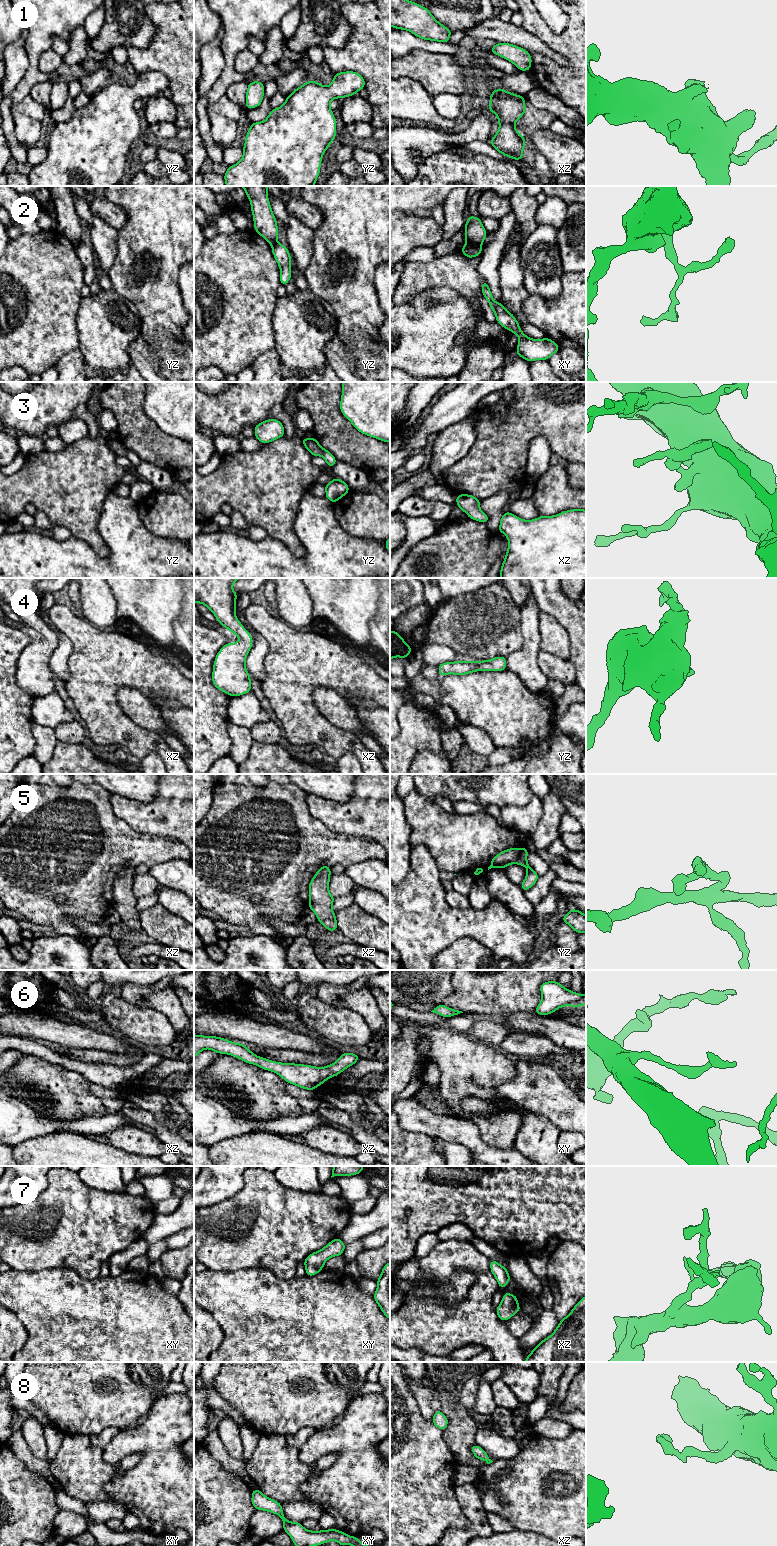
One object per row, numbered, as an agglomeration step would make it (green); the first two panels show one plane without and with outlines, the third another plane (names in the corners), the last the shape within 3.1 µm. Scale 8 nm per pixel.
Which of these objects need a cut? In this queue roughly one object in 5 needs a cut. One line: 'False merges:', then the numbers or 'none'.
False merges: 2

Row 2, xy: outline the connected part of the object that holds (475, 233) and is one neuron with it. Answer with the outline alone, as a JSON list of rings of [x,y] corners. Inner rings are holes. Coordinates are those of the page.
[[[469,215],[468,222],[465,223],[466,242],[482,246],[487,236],[487,231],[481,223],[481,218]]]

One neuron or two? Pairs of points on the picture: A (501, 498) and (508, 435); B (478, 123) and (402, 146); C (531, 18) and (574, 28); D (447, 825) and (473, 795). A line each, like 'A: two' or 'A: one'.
A: two
B: one
C: one
D: two

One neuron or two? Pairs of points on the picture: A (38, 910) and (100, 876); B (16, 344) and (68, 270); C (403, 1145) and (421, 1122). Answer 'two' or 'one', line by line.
A: one
B: one
C: two

